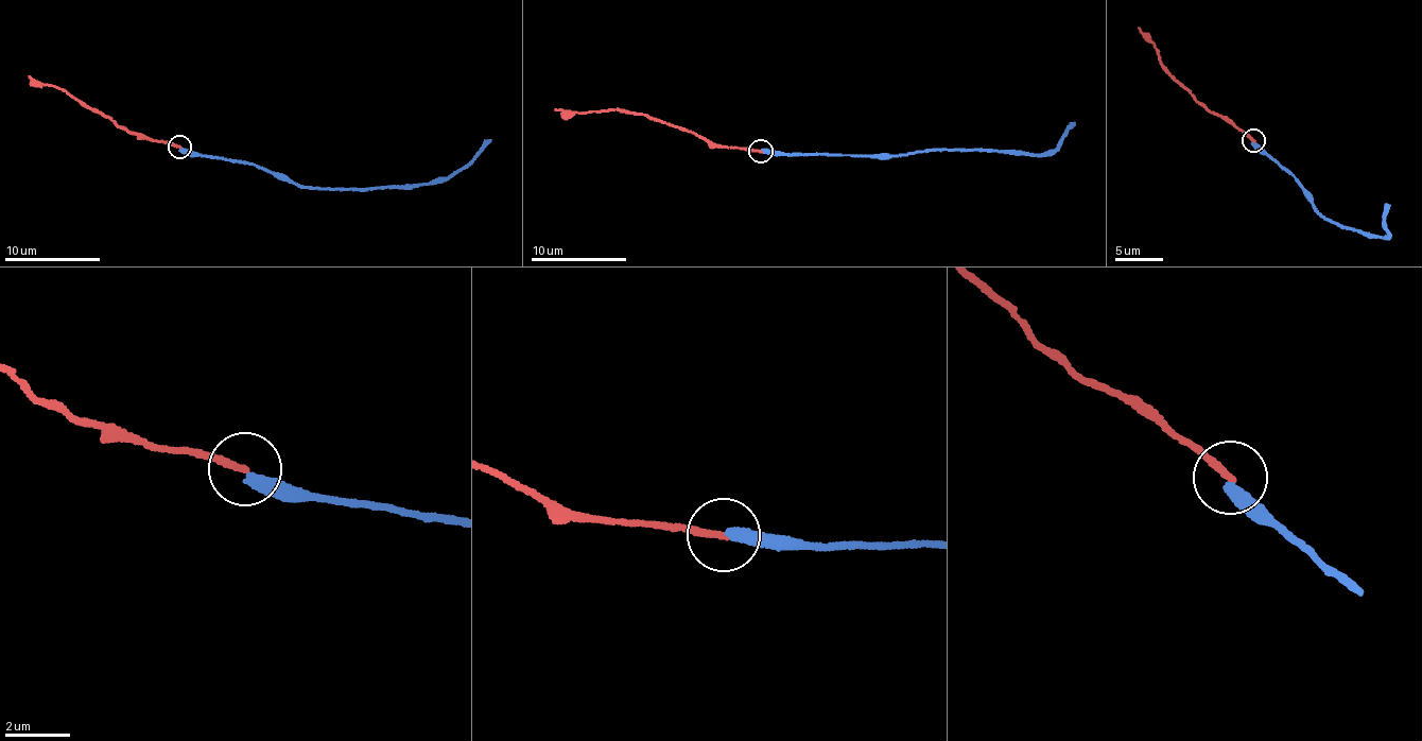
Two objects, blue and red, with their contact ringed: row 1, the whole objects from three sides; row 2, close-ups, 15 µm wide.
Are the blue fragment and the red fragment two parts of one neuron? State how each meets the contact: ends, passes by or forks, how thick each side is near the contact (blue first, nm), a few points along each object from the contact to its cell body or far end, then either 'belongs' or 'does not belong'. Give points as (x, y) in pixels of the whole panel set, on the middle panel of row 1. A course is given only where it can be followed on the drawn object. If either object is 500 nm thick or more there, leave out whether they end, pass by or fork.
blue ends there; red ends there; 360 nm thick on the blue side, 220 nm on the other; blue runs (762, 152), (847, 154), (996, 149), (1027, 154), (1055, 152), (1064, 131), (1074, 121); red runs (761, 152), (712, 145), (645, 114), (592, 110), (568, 114), (555, 108); does not belong

